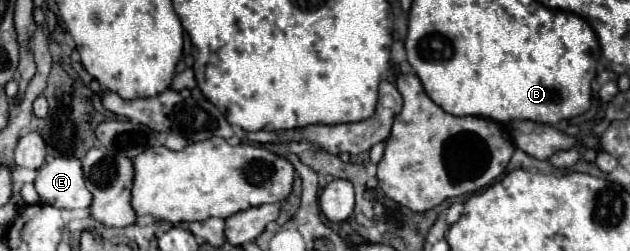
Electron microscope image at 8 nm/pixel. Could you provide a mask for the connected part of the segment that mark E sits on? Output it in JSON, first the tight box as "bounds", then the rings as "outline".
{"bounds":[34,158,92,208],"outline":[[[54,158],[38,168],[34,180],[44,204],[56,208],[88,208],[92,194],[86,190],[82,162],[76,158]]]}

